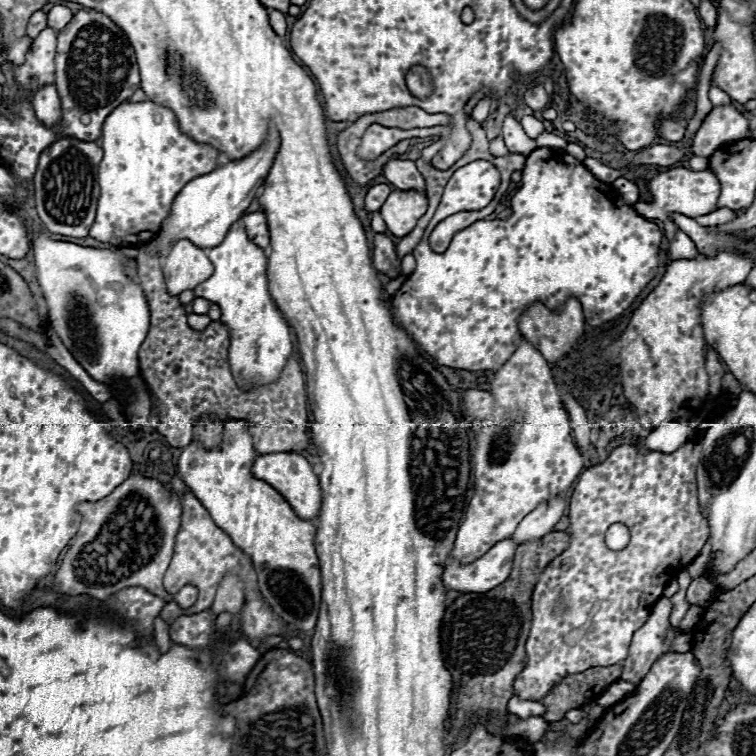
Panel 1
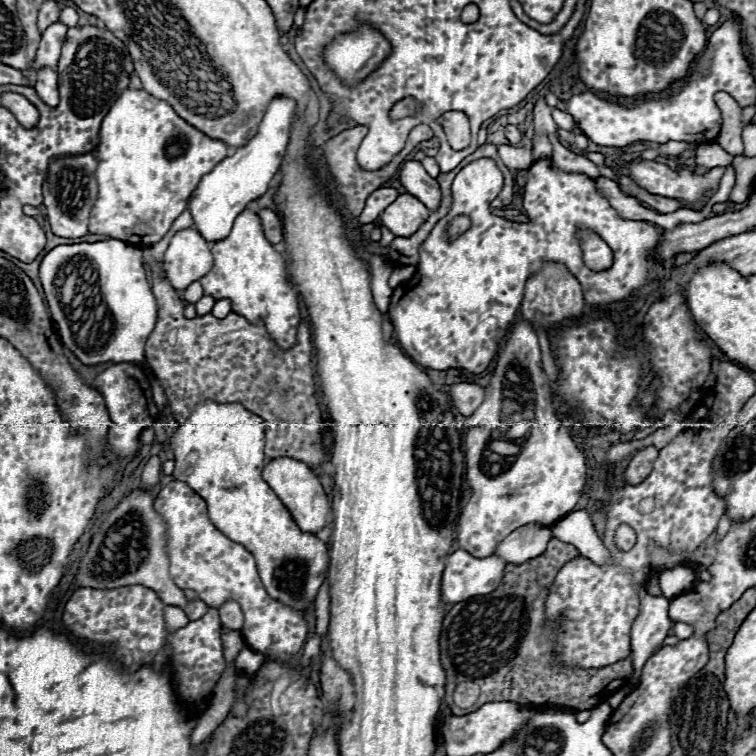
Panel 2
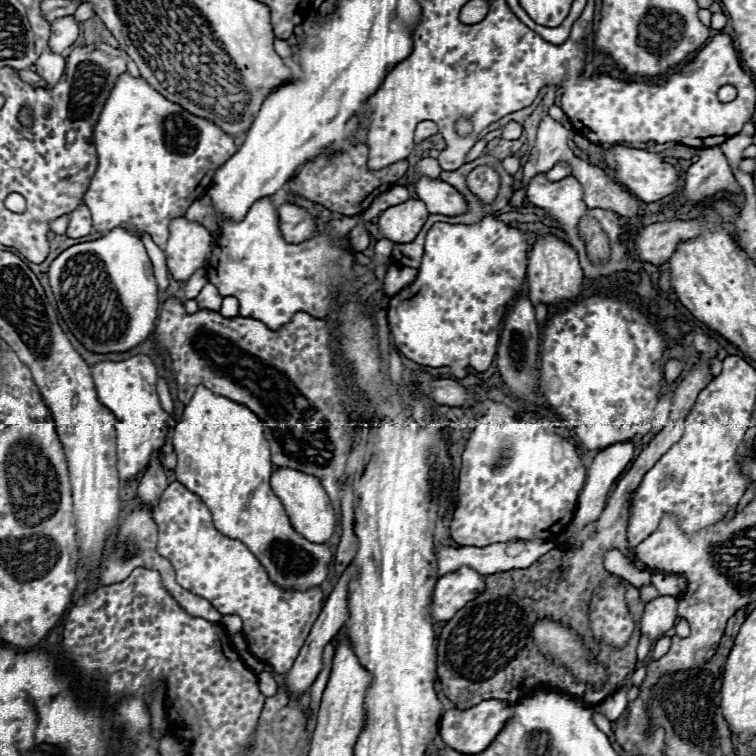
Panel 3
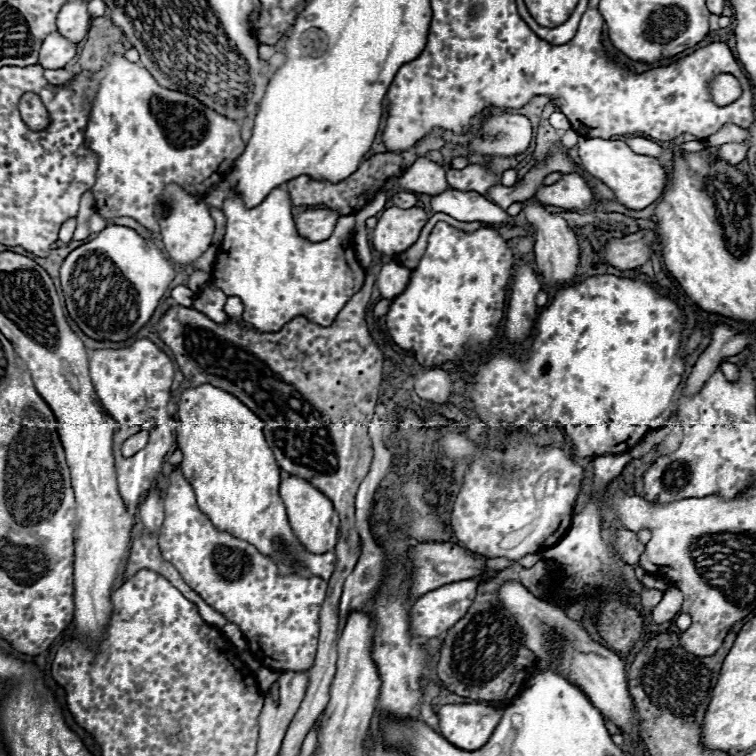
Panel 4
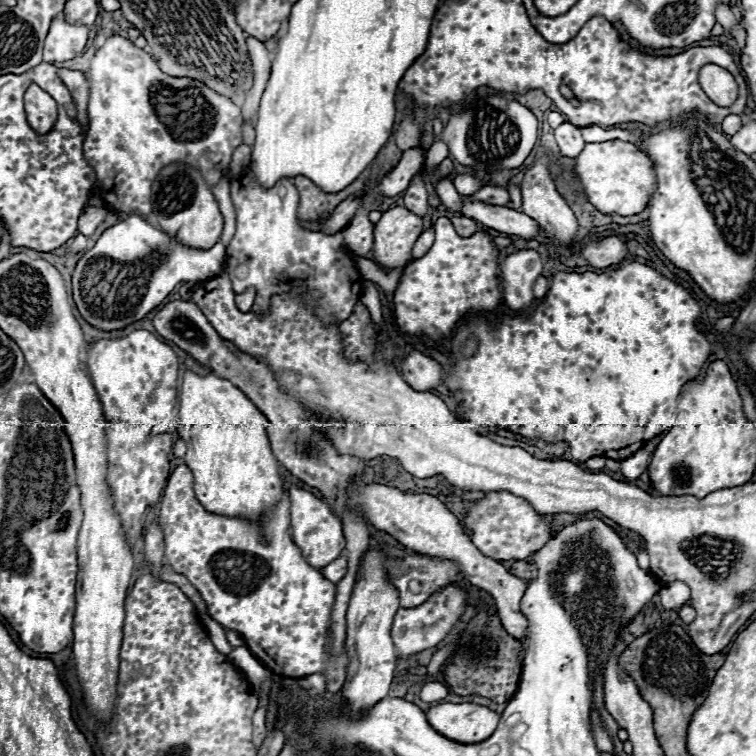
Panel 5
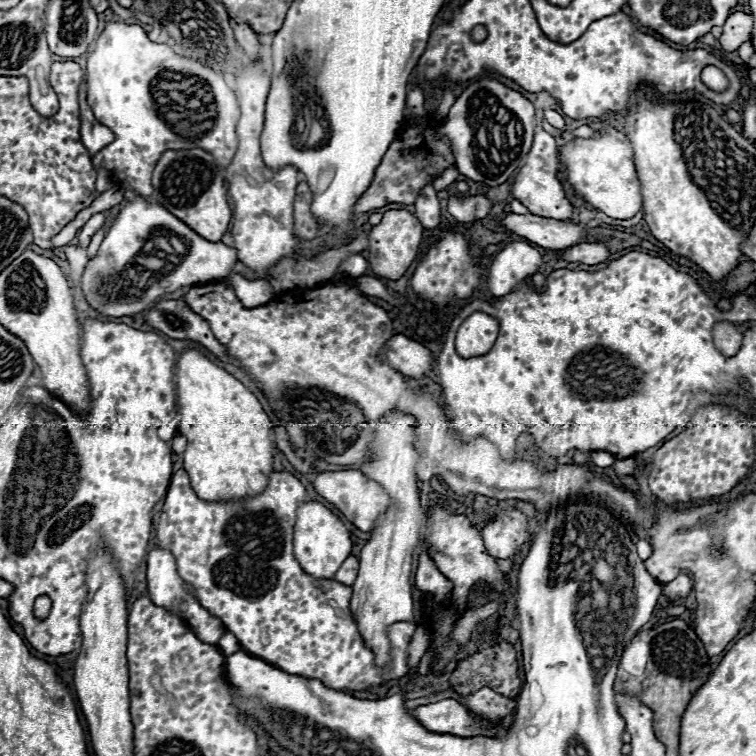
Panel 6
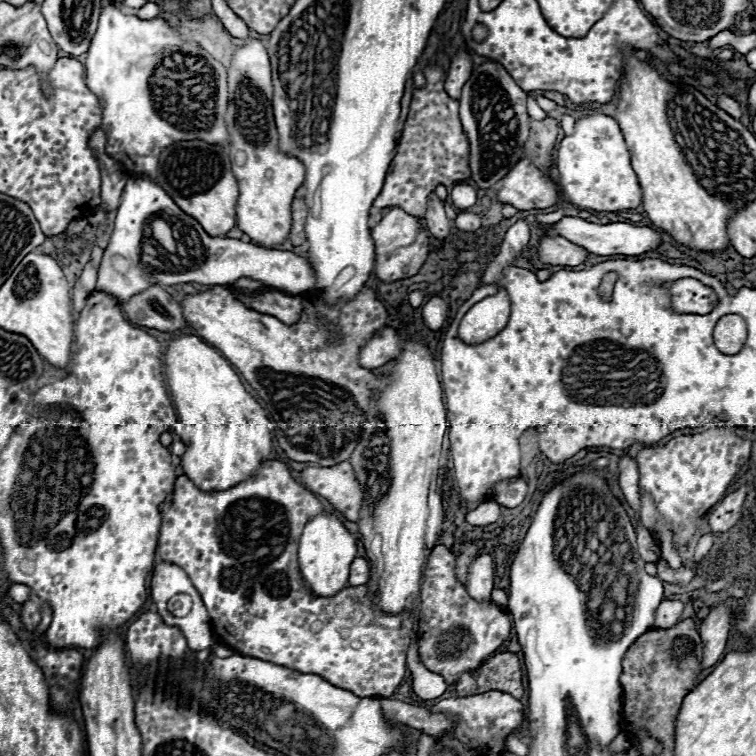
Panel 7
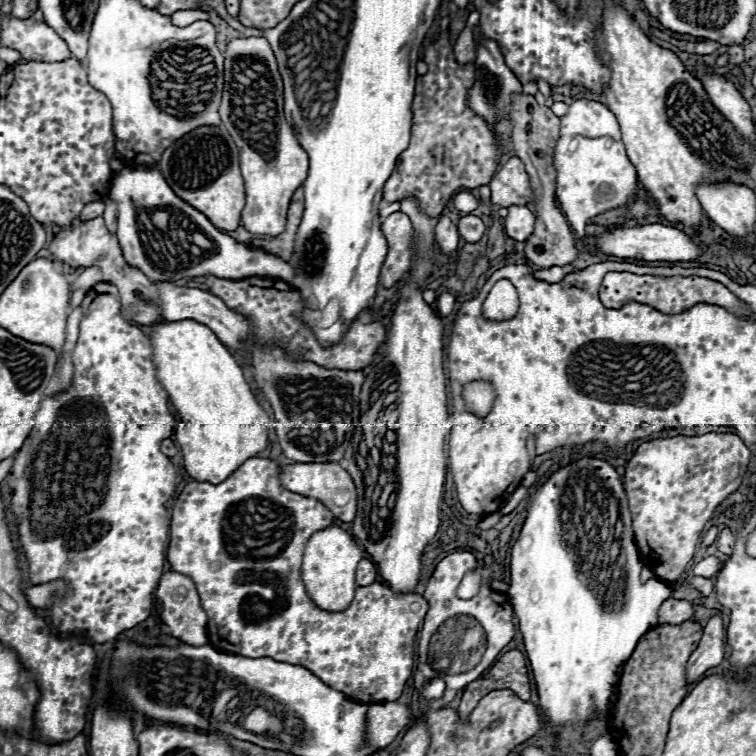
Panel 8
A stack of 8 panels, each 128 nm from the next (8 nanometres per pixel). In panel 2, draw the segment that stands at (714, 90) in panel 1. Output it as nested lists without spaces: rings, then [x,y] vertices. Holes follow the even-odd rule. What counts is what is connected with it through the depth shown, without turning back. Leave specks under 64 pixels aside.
[[[718,92],[714,96],[714,102],[720,108],[722,120],[724,120],[722,132],[720,132],[722,138],[718,140],[718,144],[726,152],[738,156],[742,154],[742,138],[740,138],[742,136],[742,108],[728,92]]]

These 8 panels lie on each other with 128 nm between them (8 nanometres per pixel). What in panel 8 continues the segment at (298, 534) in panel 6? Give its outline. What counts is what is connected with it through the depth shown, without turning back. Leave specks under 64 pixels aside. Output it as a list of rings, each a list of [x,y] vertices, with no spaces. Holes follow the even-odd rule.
[[[332,524],[322,532],[314,532],[306,542],[304,562],[302,562],[302,580],[314,604],[330,612],[346,610],[358,588],[354,580],[354,572],[360,560],[362,560],[362,550],[358,548],[356,540],[348,532],[344,532],[340,526]]]

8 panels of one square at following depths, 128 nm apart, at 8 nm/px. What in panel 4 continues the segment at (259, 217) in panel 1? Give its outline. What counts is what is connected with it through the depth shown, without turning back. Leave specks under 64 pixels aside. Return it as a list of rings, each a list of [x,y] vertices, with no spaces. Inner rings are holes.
[[[306,208],[294,216],[294,224],[296,224],[296,230],[302,238],[306,238],[310,242],[320,242],[332,234],[334,224],[340,216],[342,214],[338,214],[334,210]]]

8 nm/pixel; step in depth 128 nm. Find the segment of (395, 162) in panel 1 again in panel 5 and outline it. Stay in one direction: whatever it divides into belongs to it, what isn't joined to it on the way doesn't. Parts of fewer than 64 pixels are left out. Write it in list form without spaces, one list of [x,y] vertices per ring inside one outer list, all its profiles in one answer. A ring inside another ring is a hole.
[[[466,200],[464,206],[458,210],[458,214],[472,218],[498,232],[514,234],[520,238],[534,238],[542,234],[540,226],[530,216],[506,206],[492,206],[492,204],[482,204],[476,200]]]

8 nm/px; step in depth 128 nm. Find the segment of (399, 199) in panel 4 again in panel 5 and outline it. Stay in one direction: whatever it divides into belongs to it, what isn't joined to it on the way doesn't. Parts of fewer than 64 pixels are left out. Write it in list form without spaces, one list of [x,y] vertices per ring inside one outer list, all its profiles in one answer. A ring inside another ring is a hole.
[[[418,174],[416,180],[404,192],[404,208],[408,208],[410,212],[416,212],[420,216],[426,214],[426,210],[428,210],[428,192],[426,192],[426,182],[424,182],[422,174]]]

